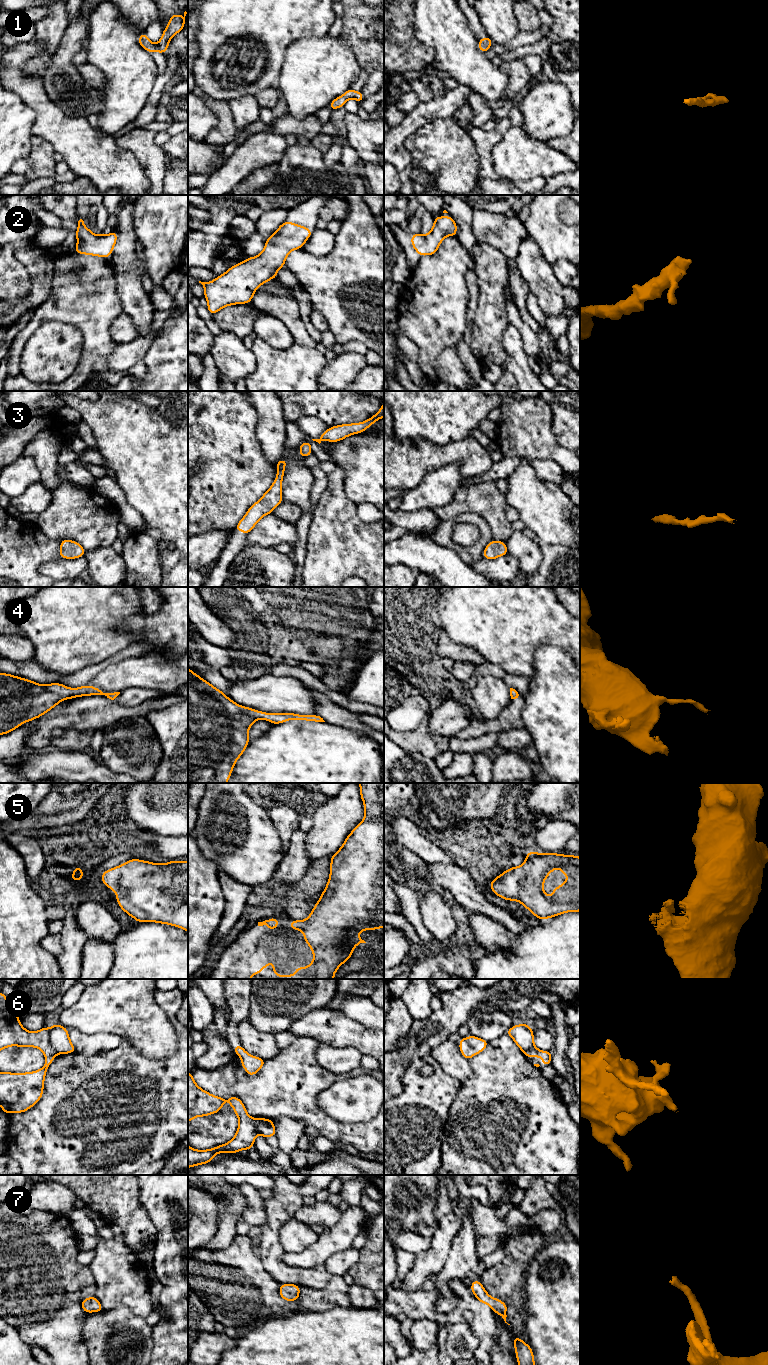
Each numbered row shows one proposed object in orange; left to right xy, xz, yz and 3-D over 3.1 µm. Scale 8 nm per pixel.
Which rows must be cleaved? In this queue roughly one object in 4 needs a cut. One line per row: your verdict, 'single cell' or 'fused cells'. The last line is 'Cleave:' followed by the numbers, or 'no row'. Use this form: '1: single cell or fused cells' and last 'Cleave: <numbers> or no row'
1: single cell
2: single cell
3: single cell
4: single cell
5: single cell
6: fused cells
7: single cell
Cleave: 6

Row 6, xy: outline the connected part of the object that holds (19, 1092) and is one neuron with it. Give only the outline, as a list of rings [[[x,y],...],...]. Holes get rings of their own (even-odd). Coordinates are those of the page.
[[[0,992],[0,1050],[10,1046],[35,1047],[46,1057],[40,1070],[26,1073],[0,1072],[0,1104],[7,1114],[23,1113],[39,1102],[44,1079],[56,1051],[49,1040],[49,1028],[27,1031],[19,1021],[4,993]]]

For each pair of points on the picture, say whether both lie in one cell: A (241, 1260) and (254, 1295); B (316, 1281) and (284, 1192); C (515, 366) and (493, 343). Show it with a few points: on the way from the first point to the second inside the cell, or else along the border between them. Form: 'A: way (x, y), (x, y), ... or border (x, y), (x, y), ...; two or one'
A: way (241, 1269), (241, 1280), (245, 1286); one
B: way (288, 1275), (272, 1259), (272, 1226), (275, 1220); one
C: border (502, 335), (502, 345), (506, 355), (505, 366); two

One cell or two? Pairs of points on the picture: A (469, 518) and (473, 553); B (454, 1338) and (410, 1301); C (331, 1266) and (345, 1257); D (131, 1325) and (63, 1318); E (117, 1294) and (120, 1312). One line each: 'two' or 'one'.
A: one
B: two
C: one
D: two
E: two

